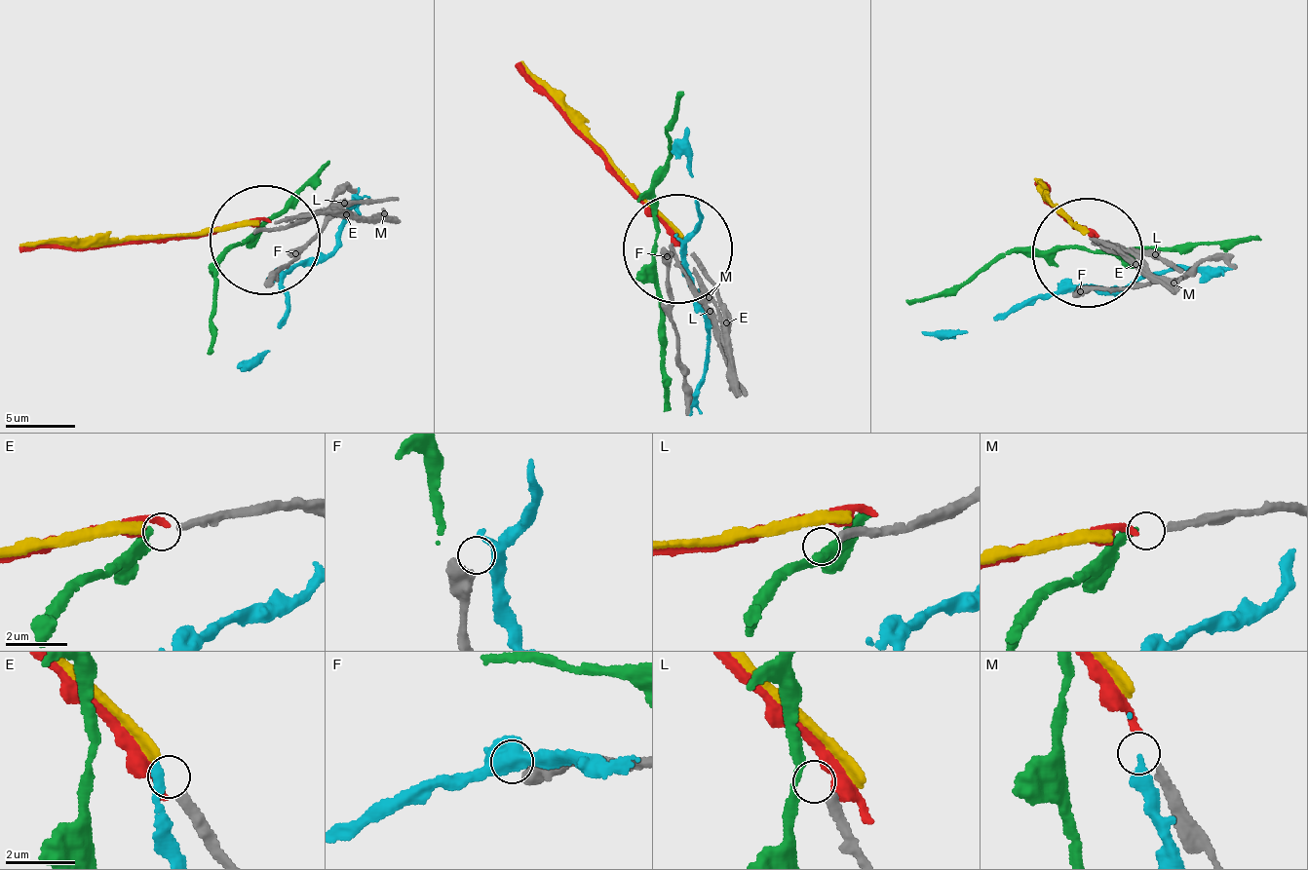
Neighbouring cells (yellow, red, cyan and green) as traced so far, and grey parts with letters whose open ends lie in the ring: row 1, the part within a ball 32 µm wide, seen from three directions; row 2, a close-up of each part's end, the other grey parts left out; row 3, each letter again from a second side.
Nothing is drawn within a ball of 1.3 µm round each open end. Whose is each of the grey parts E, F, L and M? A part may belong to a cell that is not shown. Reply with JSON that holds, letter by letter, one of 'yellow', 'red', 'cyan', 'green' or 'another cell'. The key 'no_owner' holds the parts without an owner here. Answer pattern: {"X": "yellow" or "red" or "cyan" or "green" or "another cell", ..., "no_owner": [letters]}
{"E": "yellow", "F": "another cell", "L": "another cell", "M": "red", "no_owner": ["F", "L"]}

